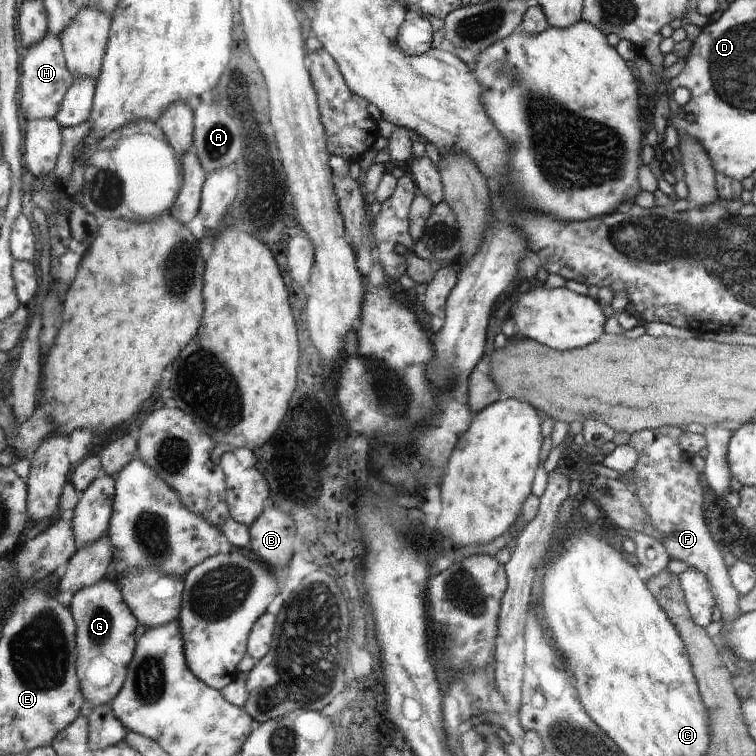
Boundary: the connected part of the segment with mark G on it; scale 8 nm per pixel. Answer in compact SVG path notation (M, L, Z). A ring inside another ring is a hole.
M114 577L96 582L94 586L82 588L68 598L76 625L75 671L84 698L88 704L104 706L118 696L127 676L128 664L134 654L134 630L136 617L124 602L123 593Z

